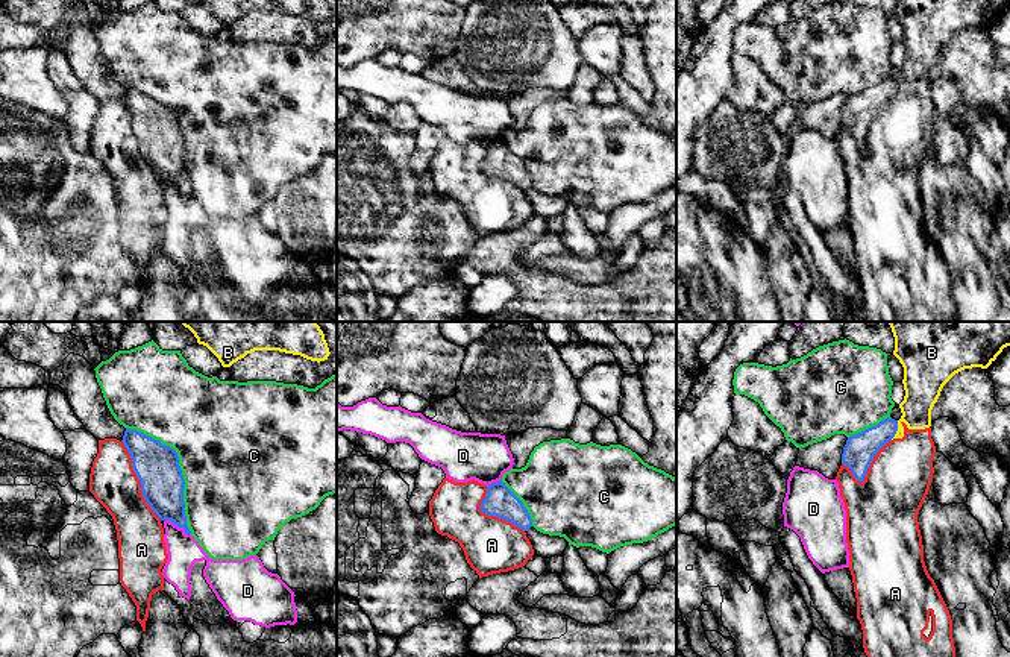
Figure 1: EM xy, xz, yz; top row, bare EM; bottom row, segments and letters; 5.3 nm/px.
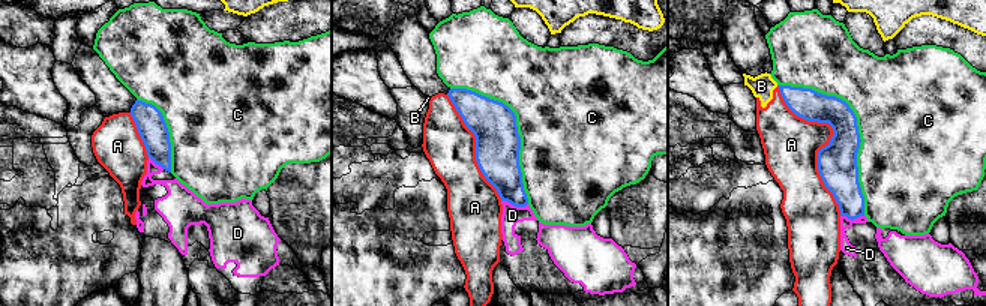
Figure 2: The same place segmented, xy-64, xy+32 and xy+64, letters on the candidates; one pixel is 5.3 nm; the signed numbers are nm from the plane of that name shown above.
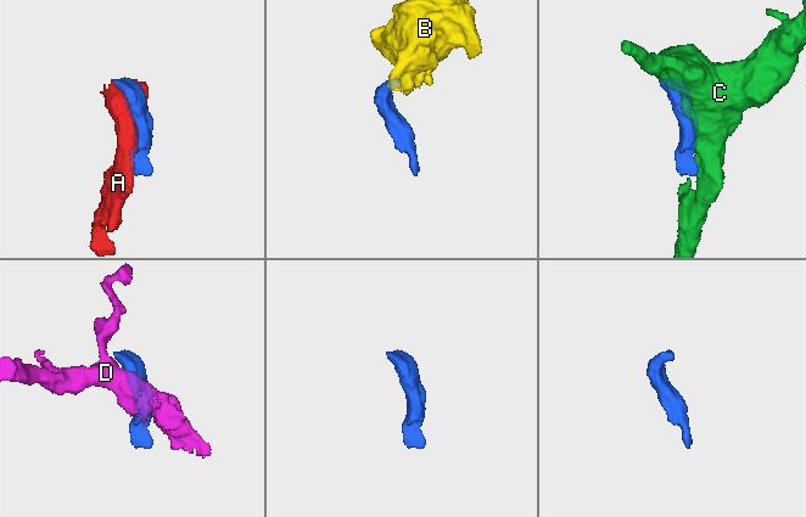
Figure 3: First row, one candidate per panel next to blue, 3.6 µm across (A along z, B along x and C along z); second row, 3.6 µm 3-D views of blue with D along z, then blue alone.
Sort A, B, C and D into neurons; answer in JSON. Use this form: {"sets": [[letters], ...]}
{"sets": [["A", "B"], ["C"], ["D"]]}

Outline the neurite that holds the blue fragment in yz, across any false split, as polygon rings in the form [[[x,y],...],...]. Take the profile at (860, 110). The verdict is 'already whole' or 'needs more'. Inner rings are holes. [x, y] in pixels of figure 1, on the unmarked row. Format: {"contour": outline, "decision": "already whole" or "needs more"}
{"contour": [[[887,77],[878,85],[848,97],[842,124],[848,126],[857,141],[863,143],[875,114],[889,103],[898,91],[898,80]]], "decision": "already whole"}

